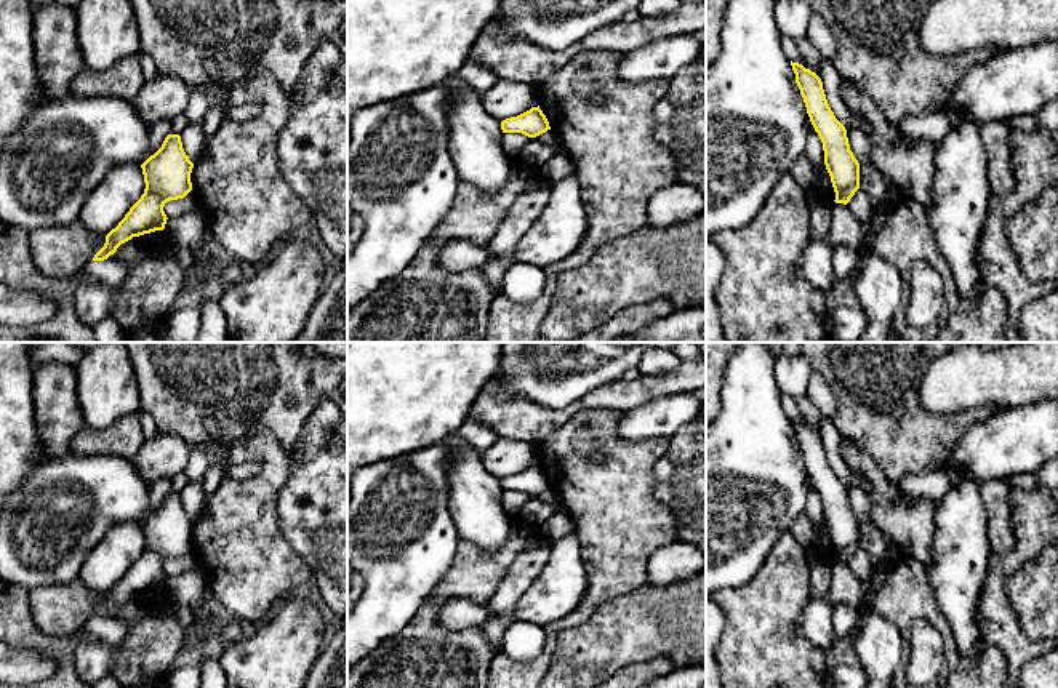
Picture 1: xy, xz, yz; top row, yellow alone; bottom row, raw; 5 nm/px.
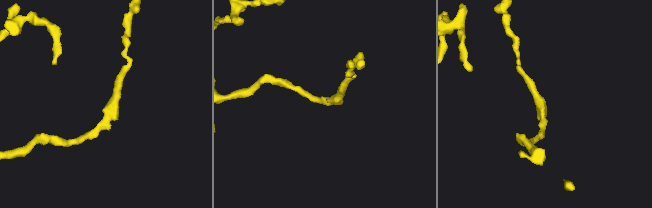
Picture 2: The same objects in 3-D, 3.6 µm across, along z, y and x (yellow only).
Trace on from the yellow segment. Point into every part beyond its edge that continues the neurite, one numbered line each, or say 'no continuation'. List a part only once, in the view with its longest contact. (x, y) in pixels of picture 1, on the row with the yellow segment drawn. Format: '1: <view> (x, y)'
no continuation

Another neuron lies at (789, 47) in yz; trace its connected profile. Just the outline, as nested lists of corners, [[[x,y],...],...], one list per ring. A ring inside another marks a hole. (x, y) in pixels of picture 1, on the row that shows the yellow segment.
[[[781,35],[781,46],[786,53],[786,56],[792,61],[792,62],[799,62],[802,64],[805,69],[810,69],[807,61],[804,59],[804,56],[800,54],[796,40]]]

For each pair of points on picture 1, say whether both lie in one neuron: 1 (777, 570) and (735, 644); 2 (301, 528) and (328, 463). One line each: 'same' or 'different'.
1: same
2: same

